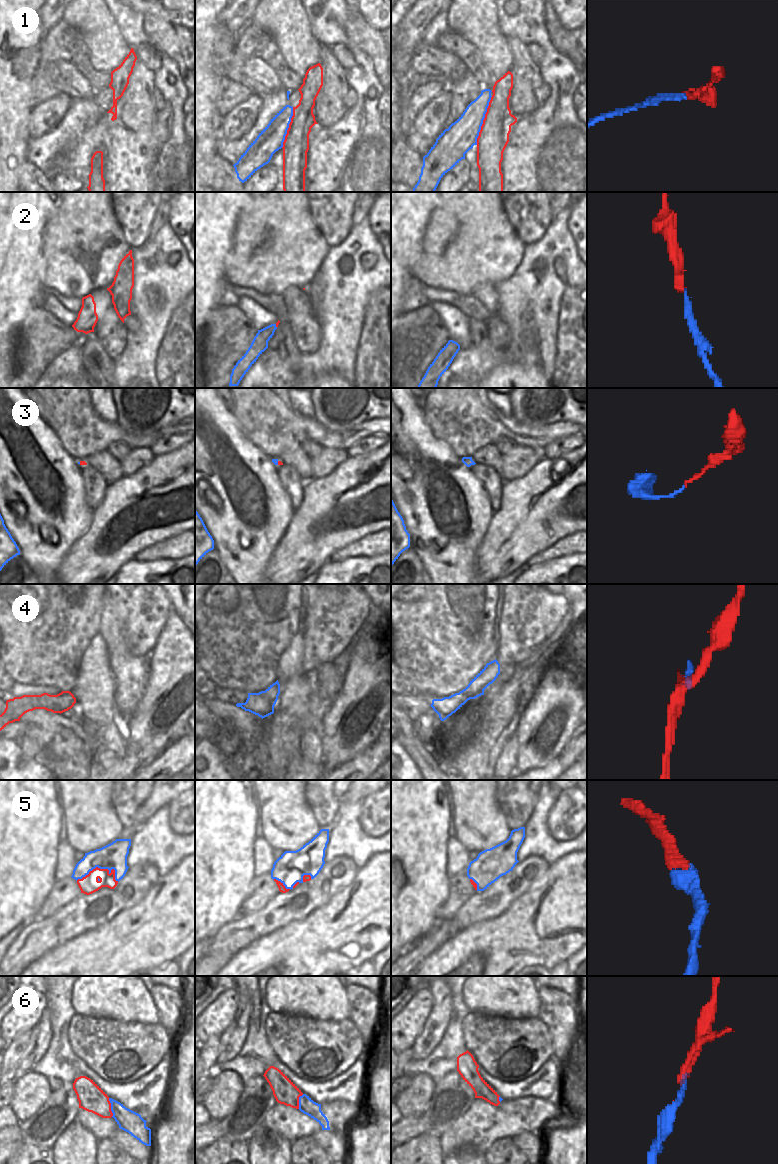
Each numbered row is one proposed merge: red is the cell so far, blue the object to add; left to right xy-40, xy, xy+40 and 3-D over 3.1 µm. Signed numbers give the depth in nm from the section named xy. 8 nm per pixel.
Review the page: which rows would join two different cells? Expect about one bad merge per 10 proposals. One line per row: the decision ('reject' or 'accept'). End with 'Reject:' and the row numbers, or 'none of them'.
1: reject
2: accept
3: accept
4: accept
5: accept
6: accept
Reject: 1

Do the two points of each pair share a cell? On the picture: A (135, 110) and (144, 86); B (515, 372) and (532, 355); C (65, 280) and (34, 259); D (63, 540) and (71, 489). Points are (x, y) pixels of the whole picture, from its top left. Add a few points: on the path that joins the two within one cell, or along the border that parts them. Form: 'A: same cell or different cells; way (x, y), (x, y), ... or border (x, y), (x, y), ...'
A: same cell; way (136, 104), (139, 92)
B: same cell; way (519, 368), (528, 359)
C: different cells; border (41, 244), (41, 254), (45, 265), (44, 287)
D: same cell; way (63, 527), (64, 502)

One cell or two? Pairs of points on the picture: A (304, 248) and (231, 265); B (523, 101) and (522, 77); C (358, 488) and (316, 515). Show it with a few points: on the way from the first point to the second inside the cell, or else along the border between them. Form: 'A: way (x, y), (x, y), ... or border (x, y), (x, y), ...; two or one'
A: way (286, 248), (273, 248), (264, 257), (249, 264); one
B: way (523, 95), (523, 83); one
C: way (348, 498), (331, 515), (326, 515); one

